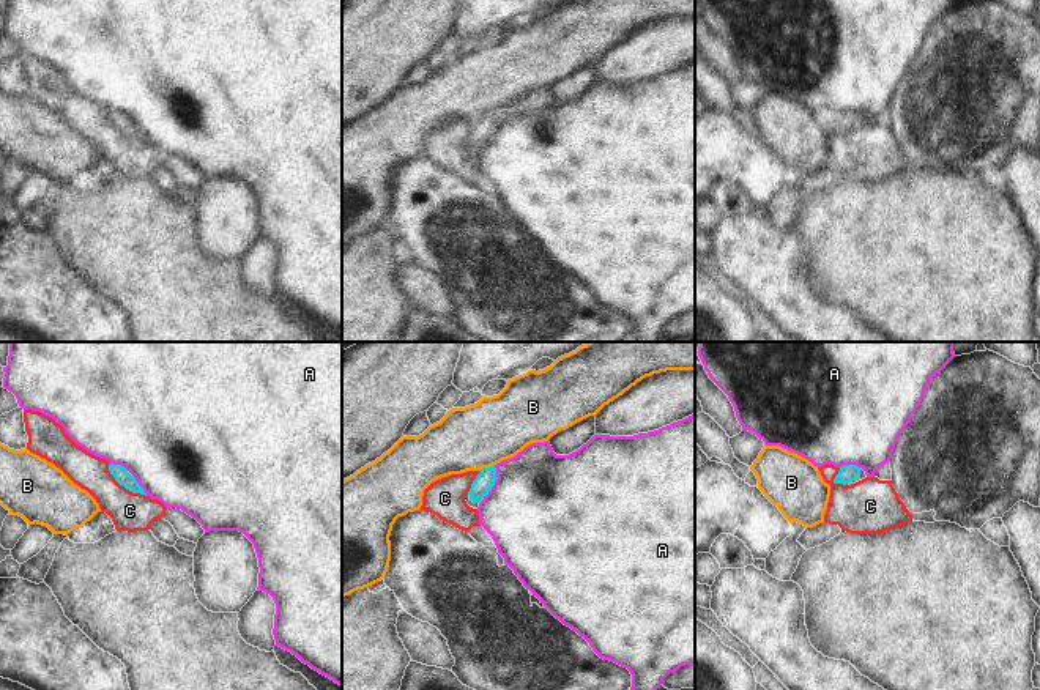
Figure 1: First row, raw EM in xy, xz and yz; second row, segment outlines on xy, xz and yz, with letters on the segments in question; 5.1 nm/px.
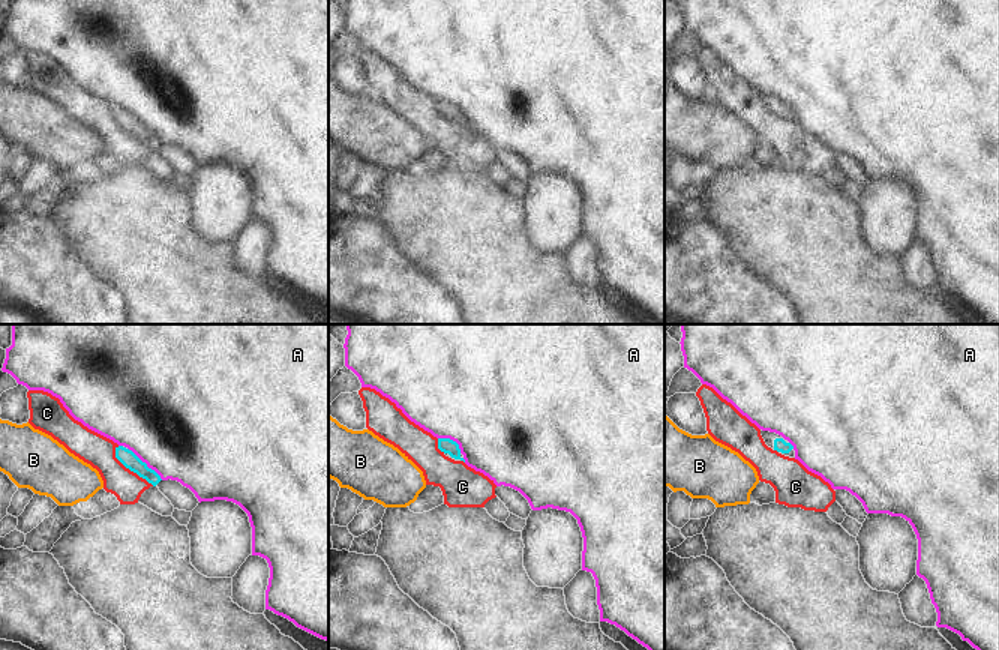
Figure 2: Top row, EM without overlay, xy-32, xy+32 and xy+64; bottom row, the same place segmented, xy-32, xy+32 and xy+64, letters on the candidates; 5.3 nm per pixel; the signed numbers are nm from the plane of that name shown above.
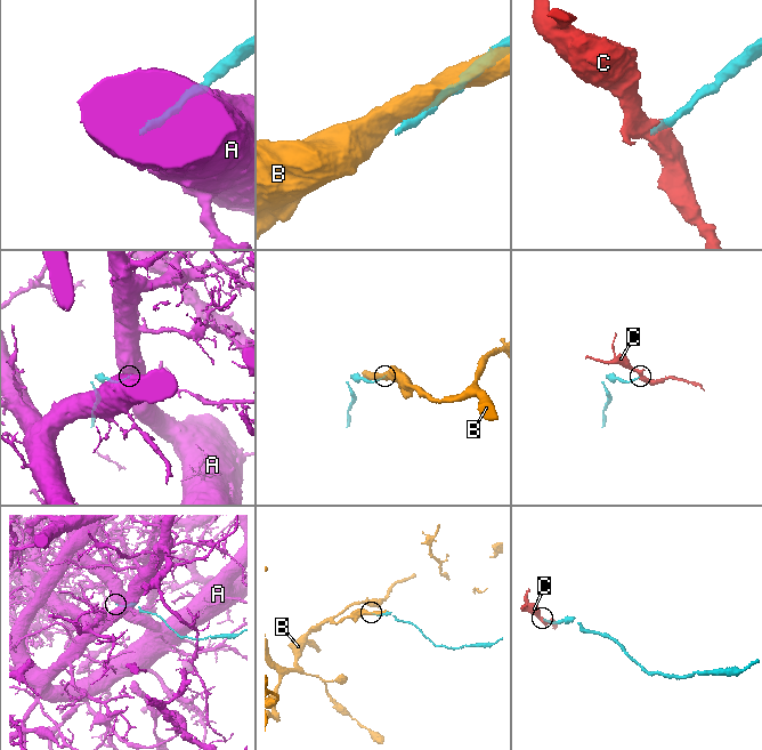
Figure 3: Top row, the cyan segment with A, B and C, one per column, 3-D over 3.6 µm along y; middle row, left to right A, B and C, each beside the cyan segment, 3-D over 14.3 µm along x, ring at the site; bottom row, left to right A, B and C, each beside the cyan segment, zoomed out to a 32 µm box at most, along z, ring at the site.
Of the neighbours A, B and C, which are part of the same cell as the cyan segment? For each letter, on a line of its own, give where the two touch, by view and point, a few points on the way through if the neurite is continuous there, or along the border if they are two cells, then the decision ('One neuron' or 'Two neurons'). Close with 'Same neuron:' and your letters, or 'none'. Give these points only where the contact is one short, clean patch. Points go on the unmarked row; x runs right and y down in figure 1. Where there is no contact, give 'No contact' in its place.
A: Touches cyan at xz (495, 128). Boundary: xz (495, 112), (497, 128), (482, 144). Two neurons
B: Touches cyan at xz (486, 115). Two neurons
C: Touches cyan at xy (123, 133). Boundary: xy (107, 112), (107, 117), (120, 131), (145, 144). Two neurons
Same neuron: none

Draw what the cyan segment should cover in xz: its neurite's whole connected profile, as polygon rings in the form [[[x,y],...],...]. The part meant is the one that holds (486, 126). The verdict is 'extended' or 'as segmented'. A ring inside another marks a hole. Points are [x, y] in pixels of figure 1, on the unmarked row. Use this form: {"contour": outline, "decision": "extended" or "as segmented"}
{"contour": [[[495,112],[490,115],[482,115],[473,128],[468,142],[465,143],[466,151],[473,156],[477,156],[479,150],[488,142],[496,126],[498,124]]], "decision": "extended"}

